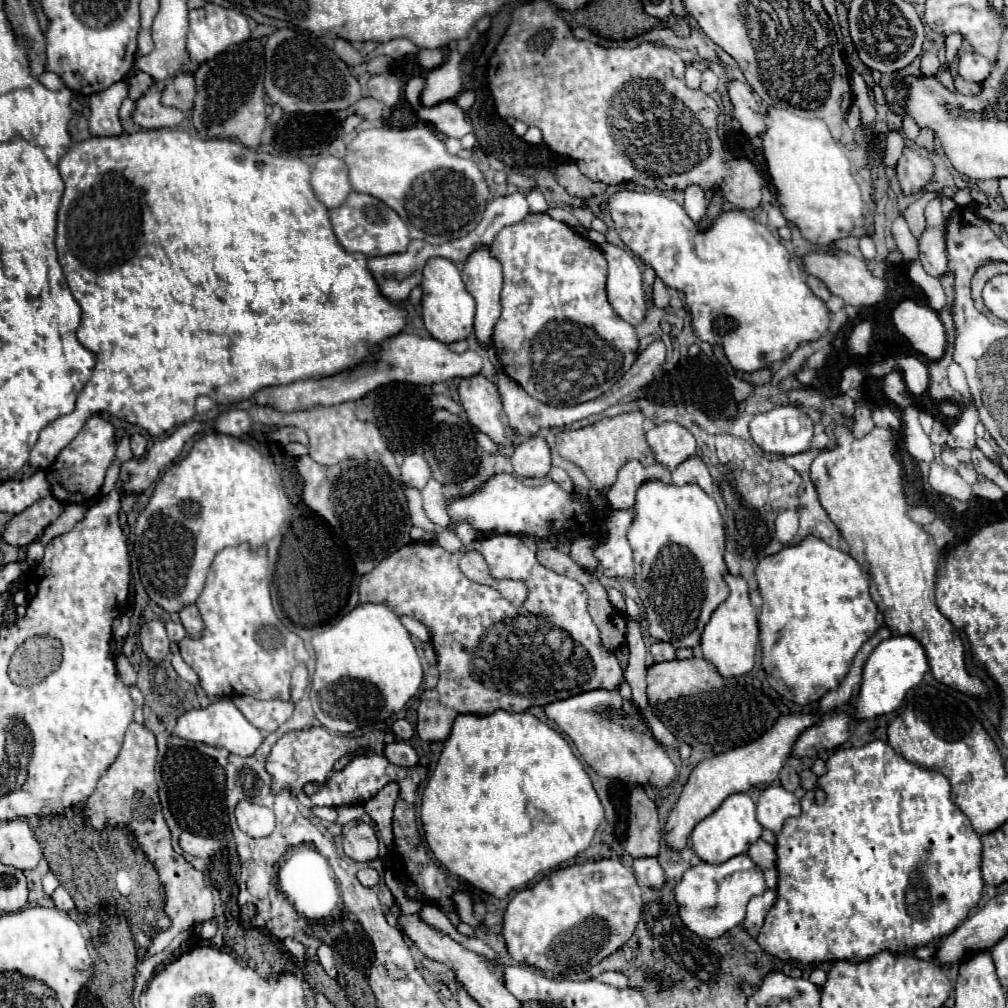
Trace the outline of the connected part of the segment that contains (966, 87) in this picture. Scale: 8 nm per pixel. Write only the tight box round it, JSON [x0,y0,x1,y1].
[955,77,979,95]

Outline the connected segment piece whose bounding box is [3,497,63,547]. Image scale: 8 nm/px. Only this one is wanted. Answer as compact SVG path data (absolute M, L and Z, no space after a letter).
M55 497L41 499L39 503L27 507L27 511L21 511L15 517L11 517L7 527L3 529L3 541L9 545L19 545L19 547L29 545L61 513L63 513L63 507Z

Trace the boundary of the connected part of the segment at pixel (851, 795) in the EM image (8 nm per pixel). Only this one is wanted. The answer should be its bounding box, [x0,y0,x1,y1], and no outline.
[757,741,983,963]

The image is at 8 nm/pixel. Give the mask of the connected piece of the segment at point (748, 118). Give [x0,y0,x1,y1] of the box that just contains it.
[729,81,767,137]

